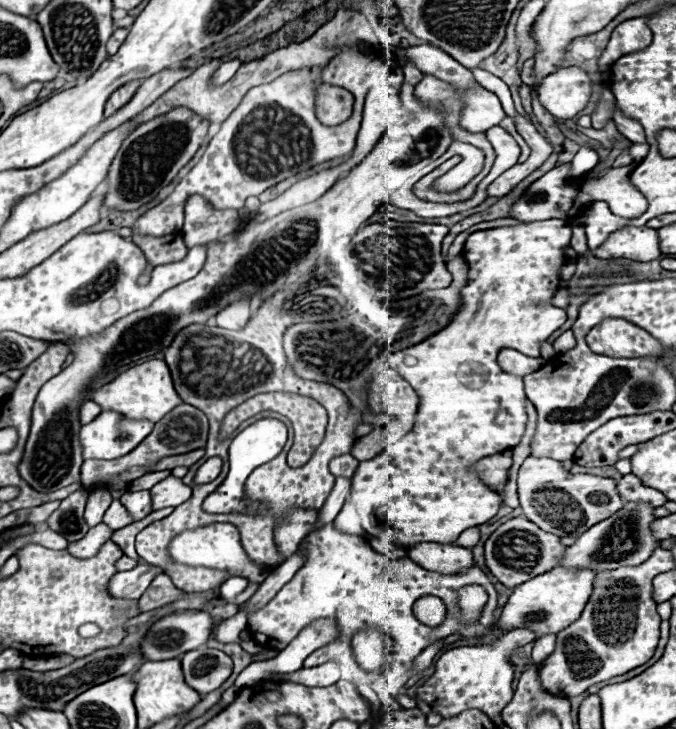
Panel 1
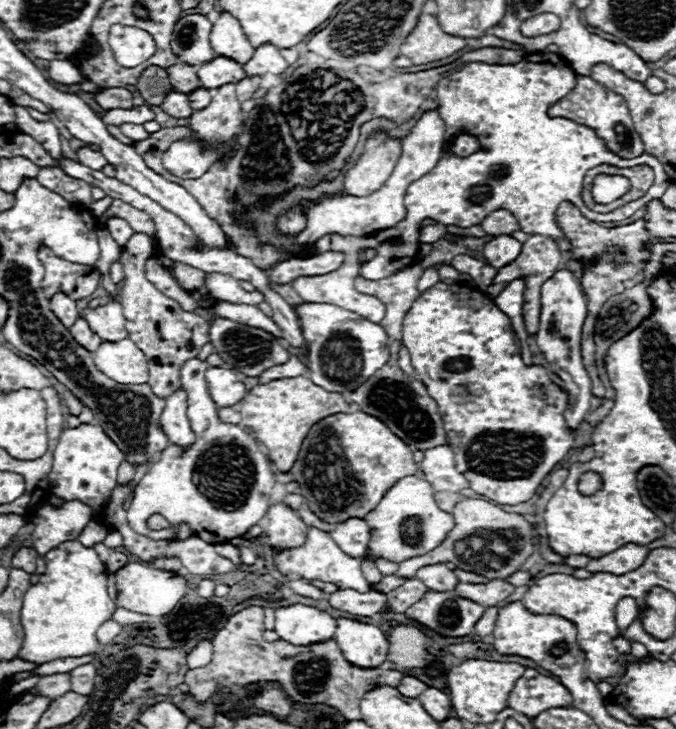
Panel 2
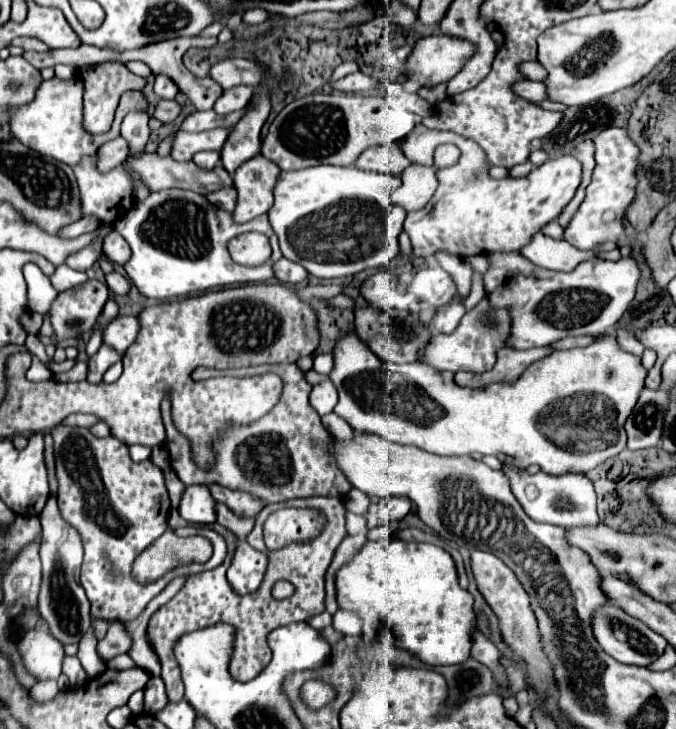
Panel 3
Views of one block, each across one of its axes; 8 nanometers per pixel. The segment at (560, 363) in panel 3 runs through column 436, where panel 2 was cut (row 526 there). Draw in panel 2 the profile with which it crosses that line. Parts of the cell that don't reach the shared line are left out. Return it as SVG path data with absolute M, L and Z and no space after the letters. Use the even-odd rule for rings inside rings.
M406 476L386 496L382 502L366 514L366 522L372 528L372 538L370 538L370 558L386 558L394 562L402 562L410 556L420 556L426 554L434 548L438 548L448 532L454 528L454 518L452 514L444 512L438 508L434 500L434 488L426 480L418 476Z

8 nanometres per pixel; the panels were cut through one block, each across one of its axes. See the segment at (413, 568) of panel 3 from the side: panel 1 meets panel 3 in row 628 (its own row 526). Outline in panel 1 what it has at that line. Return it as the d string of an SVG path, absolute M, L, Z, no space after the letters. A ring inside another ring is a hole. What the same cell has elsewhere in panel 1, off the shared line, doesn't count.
M558 218L470 234L462 252L470 272L466 288L460 290L462 304L456 318L452 318L448 328L436 332L436 336L430 336L412 348L394 352L388 358L388 364L406 382L410 382L420 396L416 424L402 440L388 446L380 456L358 464L352 476L350 500L356 504L356 508L364 510L368 520L374 516L380 524L392 526L388 536L394 544L414 546L424 540L452 544L464 530L480 526L498 514L498 494L484 488L484 484L472 474L472 464L494 452L514 448L526 430L528 416L524 406L526 395L522 378L504 372L496 358L502 348L512 348L526 356L538 358L538 342L546 340L566 322L566 312L548 304L548 300L558 290L558 272L566 262L564 246L570 244L570 234L572 228Z

